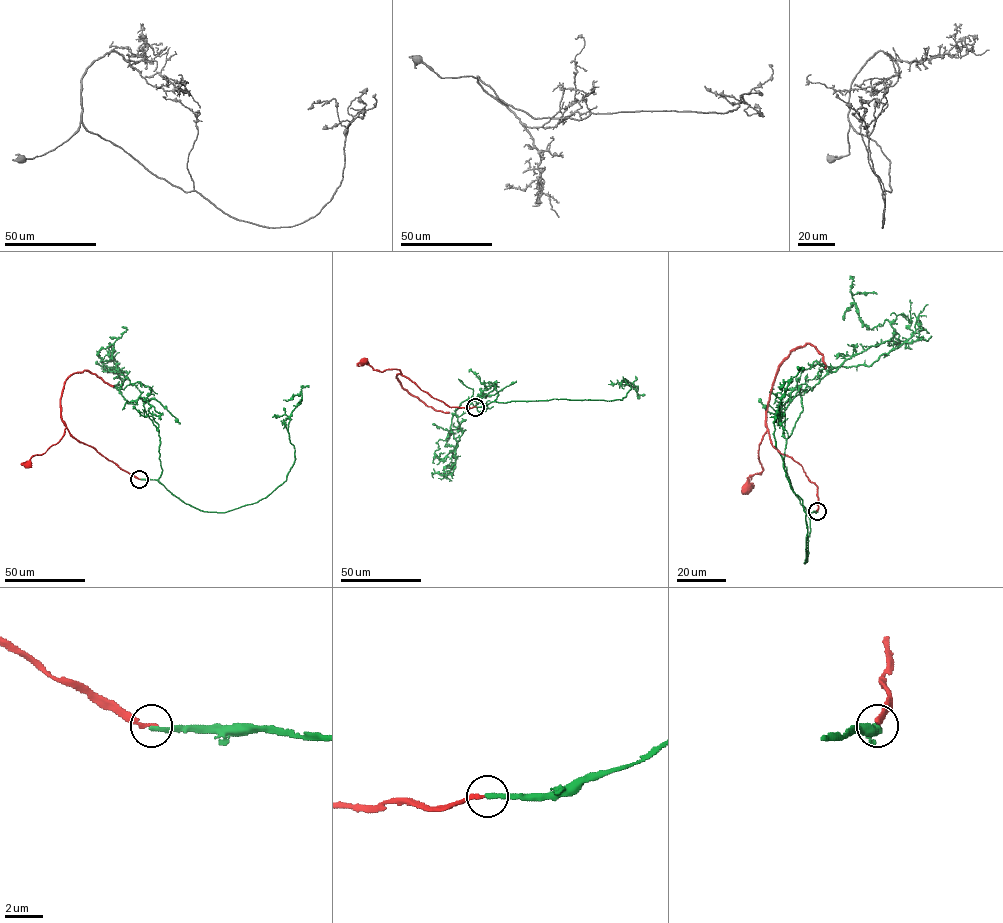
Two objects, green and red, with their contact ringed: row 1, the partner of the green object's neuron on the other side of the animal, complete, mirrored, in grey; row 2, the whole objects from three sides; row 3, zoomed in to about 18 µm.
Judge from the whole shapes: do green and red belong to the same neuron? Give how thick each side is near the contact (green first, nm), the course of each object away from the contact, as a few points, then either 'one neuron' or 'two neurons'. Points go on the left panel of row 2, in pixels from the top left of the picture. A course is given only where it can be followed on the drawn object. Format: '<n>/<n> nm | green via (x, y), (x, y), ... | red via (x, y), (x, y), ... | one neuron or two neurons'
240/190 nm | green via (139, 478), (161, 473), (159, 432), (144, 398), (124, 399), (126, 377), (98, 355), (109, 360), (121, 327) | red via (139, 478), (76, 439), (65, 426), (57, 443), (42, 454), (34, 455), (26, 464) | one neuron

